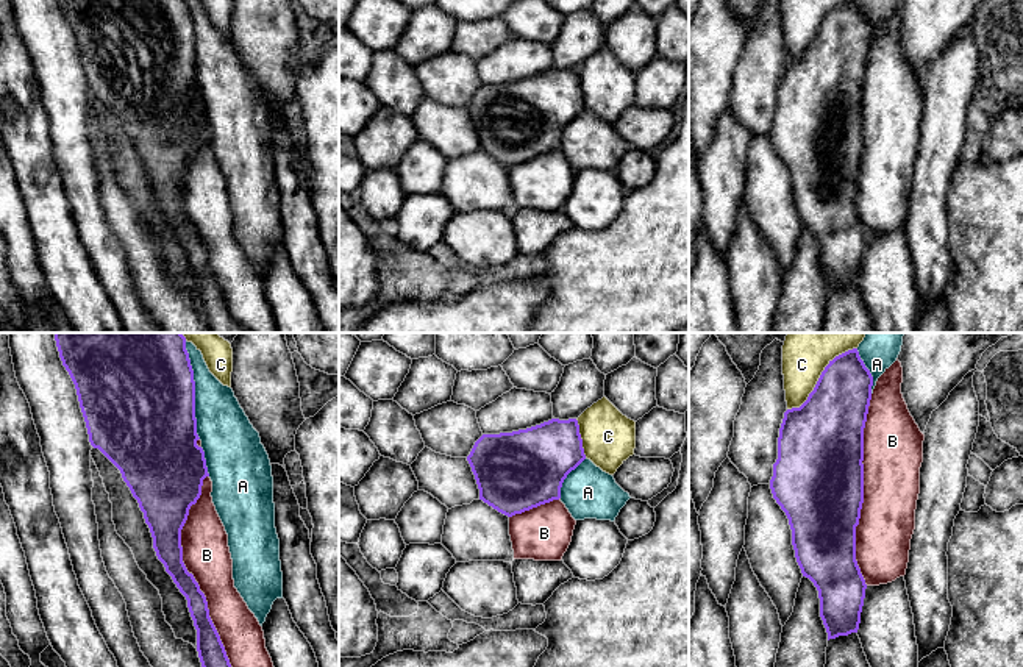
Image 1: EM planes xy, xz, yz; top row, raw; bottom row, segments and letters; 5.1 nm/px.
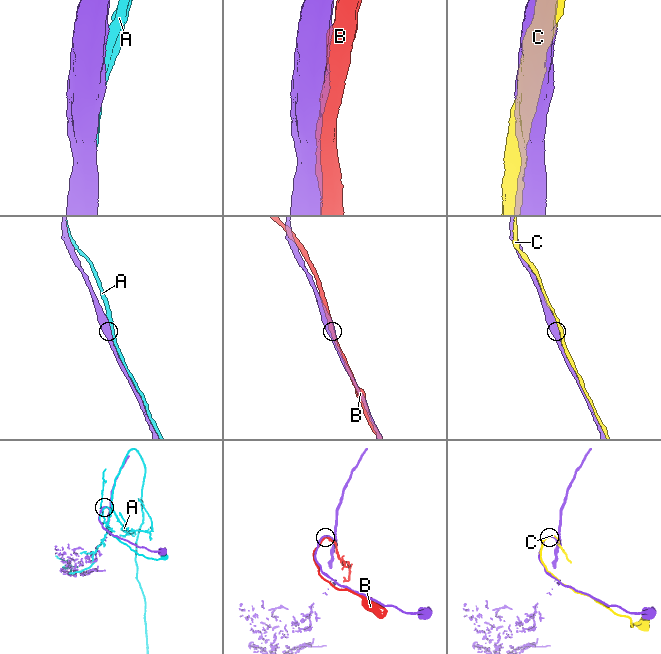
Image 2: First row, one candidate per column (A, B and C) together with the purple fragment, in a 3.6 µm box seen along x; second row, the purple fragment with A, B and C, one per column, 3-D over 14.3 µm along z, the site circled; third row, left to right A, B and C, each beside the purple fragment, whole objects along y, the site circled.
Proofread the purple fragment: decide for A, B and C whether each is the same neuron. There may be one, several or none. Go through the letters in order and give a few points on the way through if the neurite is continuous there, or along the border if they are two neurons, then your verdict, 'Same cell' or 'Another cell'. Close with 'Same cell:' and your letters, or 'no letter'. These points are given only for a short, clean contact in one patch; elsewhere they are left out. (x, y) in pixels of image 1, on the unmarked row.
A: Another cell
B: Another cell
C: Another cell
Same cell: no letter

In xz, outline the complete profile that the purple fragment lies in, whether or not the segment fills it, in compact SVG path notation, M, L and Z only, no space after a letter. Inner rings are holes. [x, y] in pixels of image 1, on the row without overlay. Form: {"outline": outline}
{"outline": "M576 69L483 84L467 106L479 150L508 167L559 150L564 130L584 109Z"}

